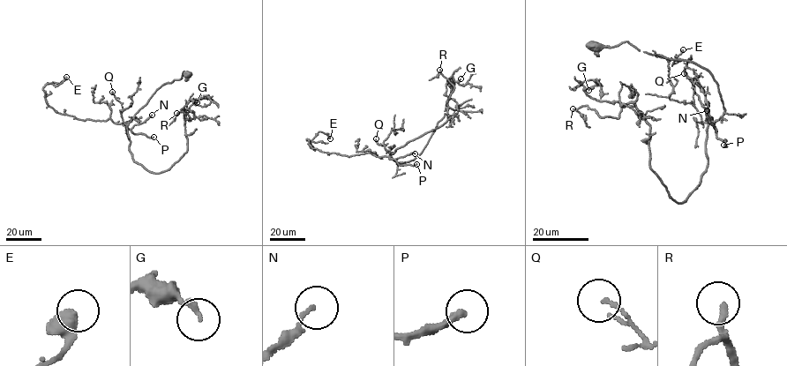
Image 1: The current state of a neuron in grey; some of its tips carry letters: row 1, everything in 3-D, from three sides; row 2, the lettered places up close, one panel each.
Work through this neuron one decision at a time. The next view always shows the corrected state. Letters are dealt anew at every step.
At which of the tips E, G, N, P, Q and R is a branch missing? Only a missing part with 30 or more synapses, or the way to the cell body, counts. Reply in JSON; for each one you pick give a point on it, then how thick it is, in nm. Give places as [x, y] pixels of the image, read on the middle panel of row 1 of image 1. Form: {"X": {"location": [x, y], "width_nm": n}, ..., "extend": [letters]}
{"N": {"location": [415, 153], "width_nm": 110}, "P": {"location": [416, 164], "width_nm": 300}, "R": {"location": [439, 70], "width_nm": 220}, "extend": ["N", "P", "R"]}

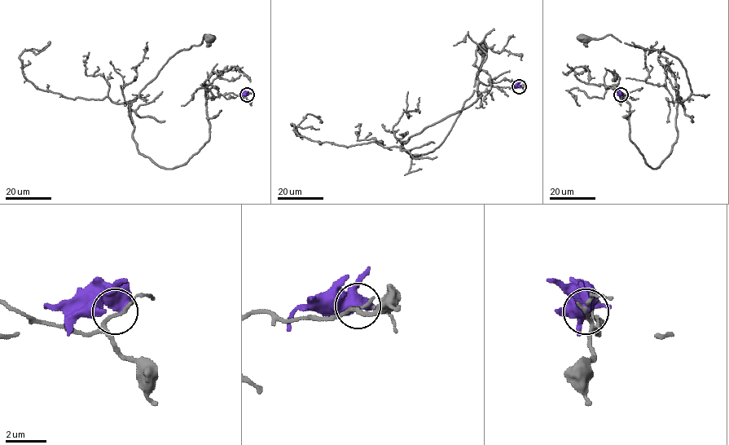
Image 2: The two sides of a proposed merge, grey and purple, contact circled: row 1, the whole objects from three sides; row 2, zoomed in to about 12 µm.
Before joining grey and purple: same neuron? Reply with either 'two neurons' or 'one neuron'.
two neurons

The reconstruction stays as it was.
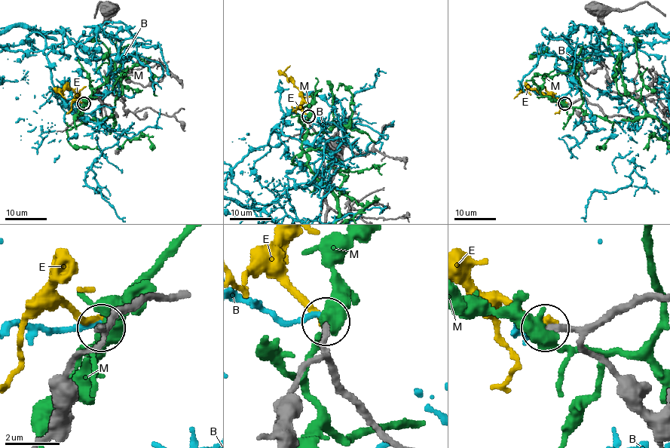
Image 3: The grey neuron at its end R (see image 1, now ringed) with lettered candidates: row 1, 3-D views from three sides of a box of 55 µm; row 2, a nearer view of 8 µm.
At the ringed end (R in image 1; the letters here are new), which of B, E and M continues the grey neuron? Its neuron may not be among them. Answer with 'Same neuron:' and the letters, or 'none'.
Same neuron: none

